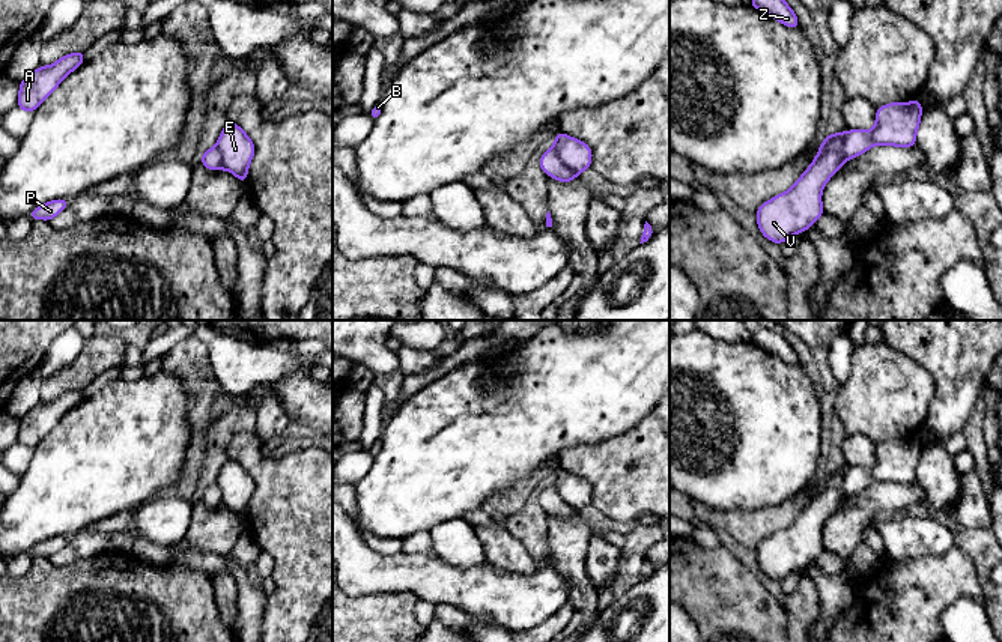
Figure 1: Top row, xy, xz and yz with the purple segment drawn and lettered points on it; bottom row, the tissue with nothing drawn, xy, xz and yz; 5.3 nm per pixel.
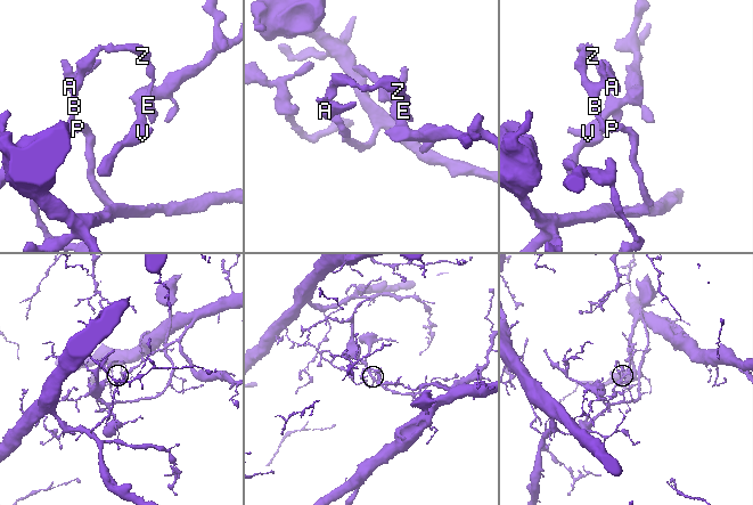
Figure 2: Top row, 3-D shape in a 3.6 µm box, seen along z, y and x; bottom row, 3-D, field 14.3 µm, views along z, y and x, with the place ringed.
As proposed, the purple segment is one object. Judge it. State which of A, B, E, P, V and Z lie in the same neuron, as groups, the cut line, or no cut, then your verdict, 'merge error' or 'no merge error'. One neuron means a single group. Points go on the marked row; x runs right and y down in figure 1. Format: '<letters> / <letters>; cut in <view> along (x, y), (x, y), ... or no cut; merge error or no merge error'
A B E P Z / V; cut in xz along (555, 136), (557, 157), (578, 173); merge error

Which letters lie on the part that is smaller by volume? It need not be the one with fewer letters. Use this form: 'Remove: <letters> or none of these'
Remove: A, B, E, P, Z

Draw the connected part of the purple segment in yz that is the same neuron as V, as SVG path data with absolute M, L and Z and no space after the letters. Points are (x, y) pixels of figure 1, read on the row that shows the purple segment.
M891 102L877 108L876 125L871 131L849 129L844 137L844 146L840 152L818 152L811 165L785 192L775 195L763 203L757 210L757 224L760 232L769 241L781 245L791 236L806 232L823 213L821 191L826 182L841 168L841 165L853 159L876 144L912 147L916 144L916 132L921 123L922 102Z

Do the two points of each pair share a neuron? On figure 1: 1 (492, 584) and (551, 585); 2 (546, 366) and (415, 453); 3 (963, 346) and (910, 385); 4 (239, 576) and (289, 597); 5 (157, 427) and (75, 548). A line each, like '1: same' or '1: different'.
1: same
2: same
3: different
4: different
5: different

